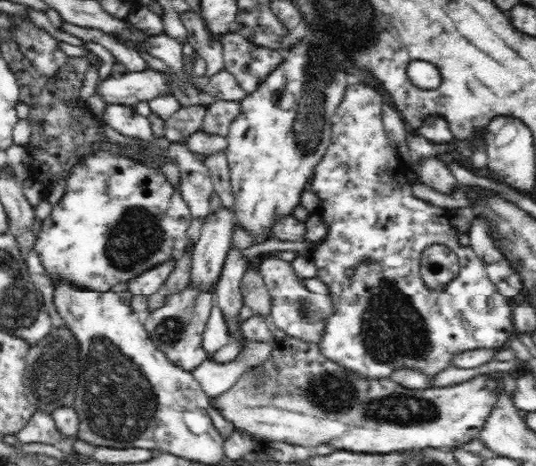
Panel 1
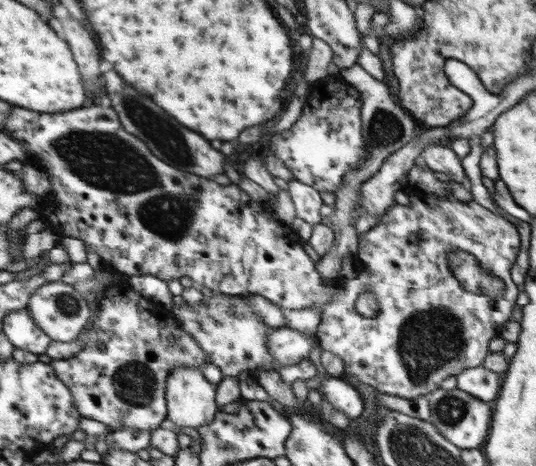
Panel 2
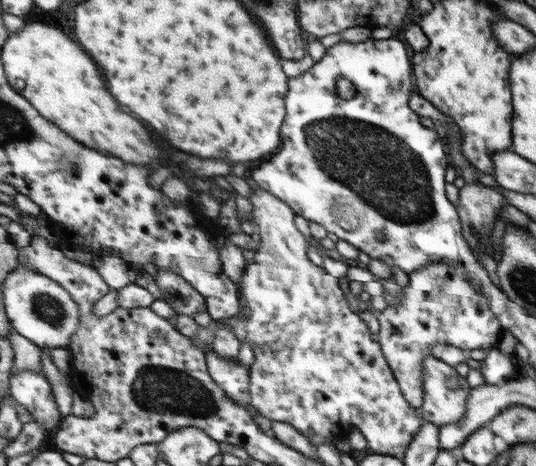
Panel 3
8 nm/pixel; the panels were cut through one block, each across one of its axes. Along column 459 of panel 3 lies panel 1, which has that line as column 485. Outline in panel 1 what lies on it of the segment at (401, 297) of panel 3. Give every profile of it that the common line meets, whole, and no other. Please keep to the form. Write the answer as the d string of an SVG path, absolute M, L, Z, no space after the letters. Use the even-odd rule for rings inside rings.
M349 86L342 98L341 104L336 108L336 113L332 118L332 141L326 150L320 163L316 166L313 178L310 178L310 190L318 196L318 210L316 214L322 216L324 223L330 228L328 239L325 242L318 242L314 250L310 250L310 262L318 267L317 278L326 284L326 290L330 290L331 304L334 305L334 311L330 318L326 320L326 330L323 331L322 338L319 339L319 348L323 355L336 361L338 365L346 370L352 370L360 374L363 378L390 378L394 370L409 368L421 371L423 374L431 376L438 375L440 372L450 368L452 358L461 352L467 350L476 350L478 348L494 348L501 350L509 345L509 341L515 335L515 326L513 323L512 308L508 305L509 299L498 294L495 284L488 278L485 267L477 257L474 249L470 246L460 244L460 235L455 228L450 226L450 211L434 206L432 203L422 201L414 197L411 193L411 182L409 181L409 166L402 158L398 158L396 150L388 143L384 124L382 123L382 113L384 100L374 89L367 86ZM442 244L450 247L458 257L460 272L454 282L450 282L442 292L432 292L426 288L426 284L419 277L419 266L421 263L421 252Z

